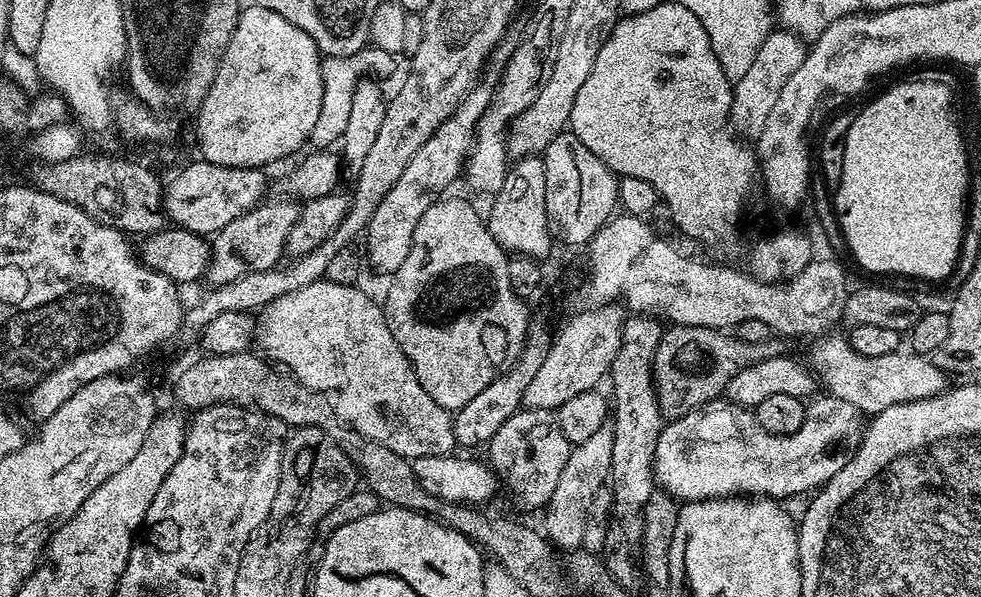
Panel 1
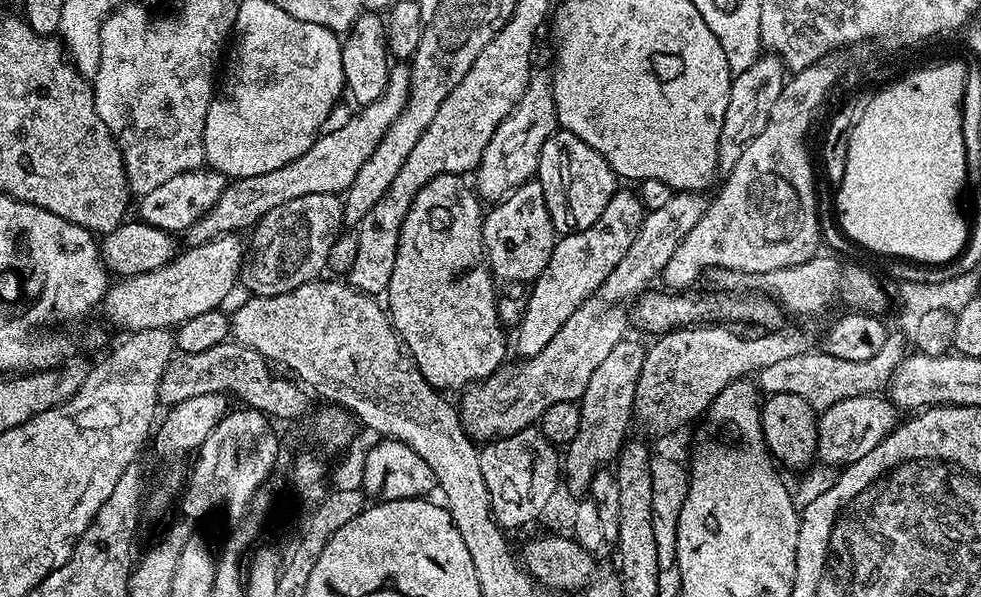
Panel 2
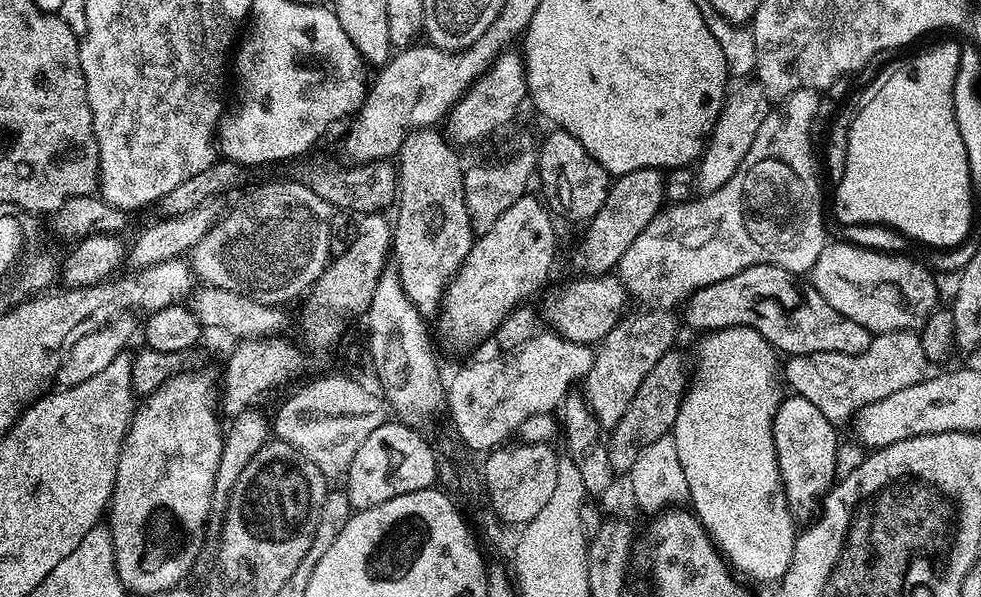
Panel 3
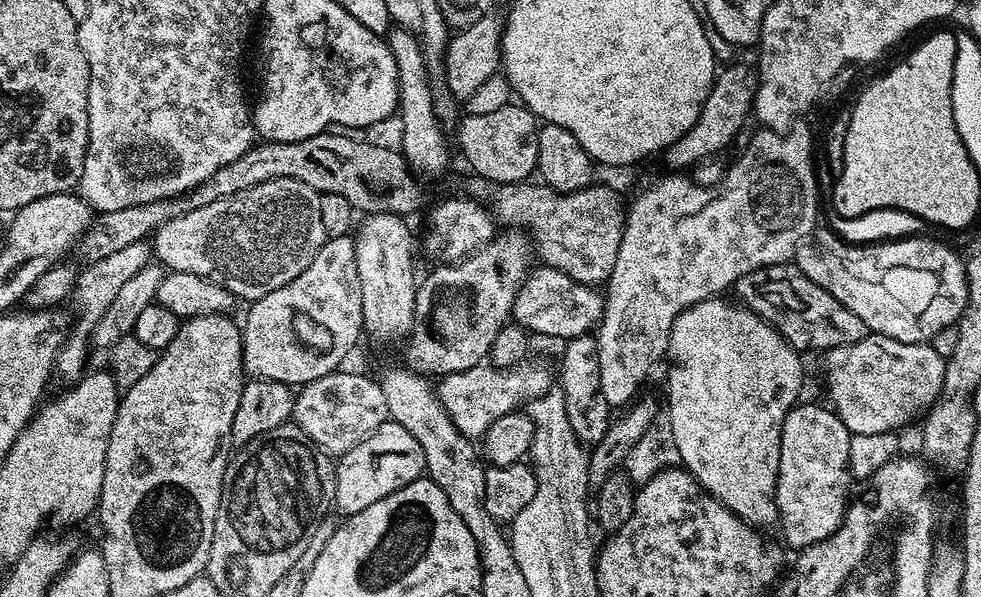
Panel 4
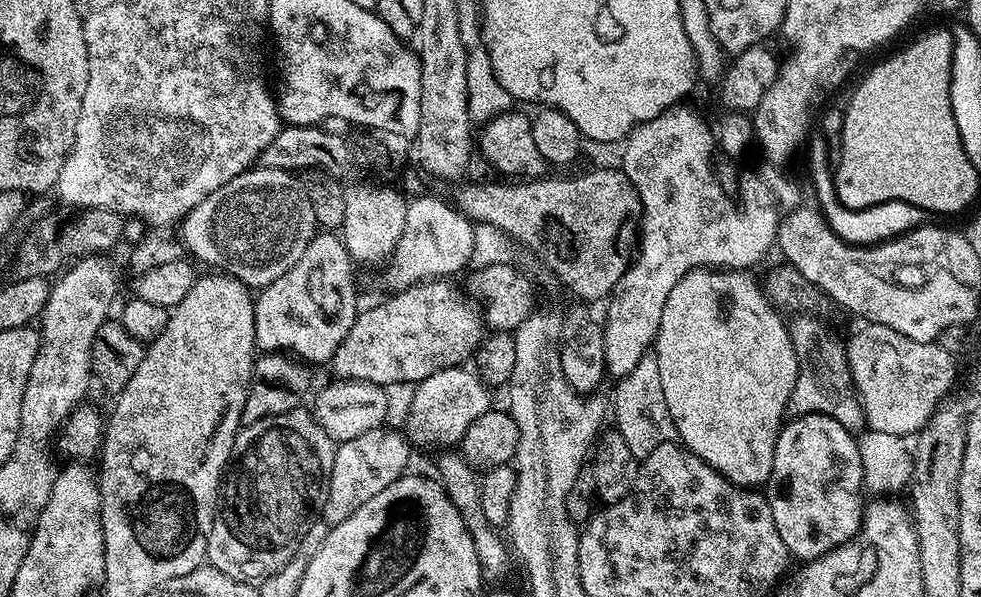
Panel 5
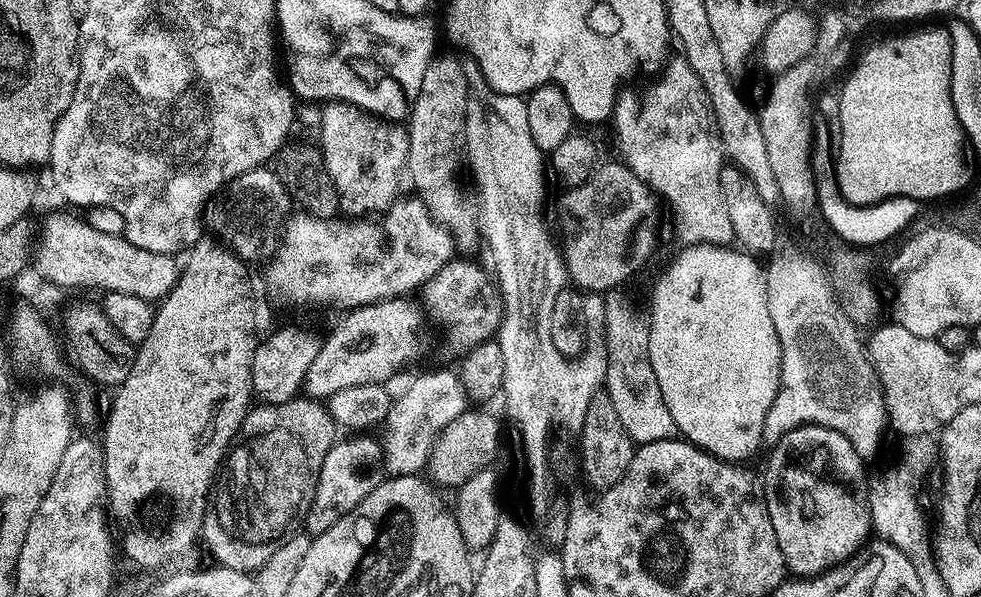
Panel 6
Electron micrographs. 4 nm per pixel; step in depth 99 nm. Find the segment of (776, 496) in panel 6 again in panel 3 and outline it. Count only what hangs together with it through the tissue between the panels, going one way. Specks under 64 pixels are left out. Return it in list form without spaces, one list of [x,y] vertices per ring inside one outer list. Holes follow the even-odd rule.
[[[795,394],[785,395],[774,414],[774,446],[778,454],[778,470],[786,494],[786,502],[793,517],[800,522],[808,522],[817,515],[829,488],[837,479],[835,474],[835,454],[837,425],[806,398]]]

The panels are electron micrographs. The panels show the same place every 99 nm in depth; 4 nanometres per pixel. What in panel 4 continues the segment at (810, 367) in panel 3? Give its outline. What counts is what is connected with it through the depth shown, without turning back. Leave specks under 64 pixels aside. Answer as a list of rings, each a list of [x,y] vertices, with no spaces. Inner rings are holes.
[[[869,334],[862,337],[858,342],[847,344],[846,346],[838,346],[837,348],[827,349],[823,353],[824,356],[824,384],[828,387],[828,396],[831,407],[834,409],[840,421],[848,427],[848,431],[852,435],[860,434],[882,434],[883,432],[891,432],[893,430],[900,430],[900,427],[915,414],[916,411],[927,409],[929,406],[935,404],[937,396],[939,396],[942,386],[944,385],[944,366],[946,363],[945,357],[939,356],[937,352],[932,349],[931,343],[911,344],[910,342],[898,342],[894,338],[884,337],[875,334]]]

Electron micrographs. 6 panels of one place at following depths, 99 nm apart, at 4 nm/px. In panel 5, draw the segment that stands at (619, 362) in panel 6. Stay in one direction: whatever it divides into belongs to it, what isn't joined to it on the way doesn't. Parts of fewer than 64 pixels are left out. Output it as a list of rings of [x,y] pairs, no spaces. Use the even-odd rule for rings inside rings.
[[[655,355],[644,356],[630,370],[630,374],[619,377],[616,388],[616,424],[615,431],[626,438],[630,454],[643,458],[658,446],[671,444],[677,439],[674,418],[670,418],[670,406],[666,406],[666,394],[662,394],[662,377],[658,375],[658,362]]]

